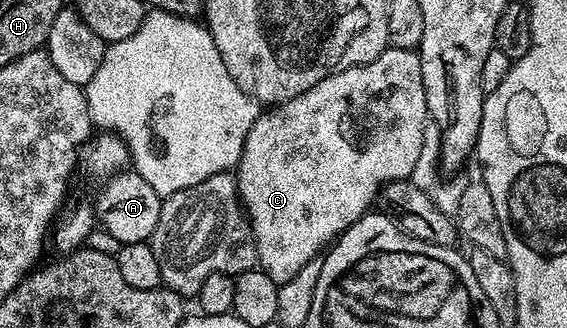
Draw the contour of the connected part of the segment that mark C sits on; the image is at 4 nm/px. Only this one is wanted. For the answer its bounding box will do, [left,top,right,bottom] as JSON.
[237,45,429,284]

